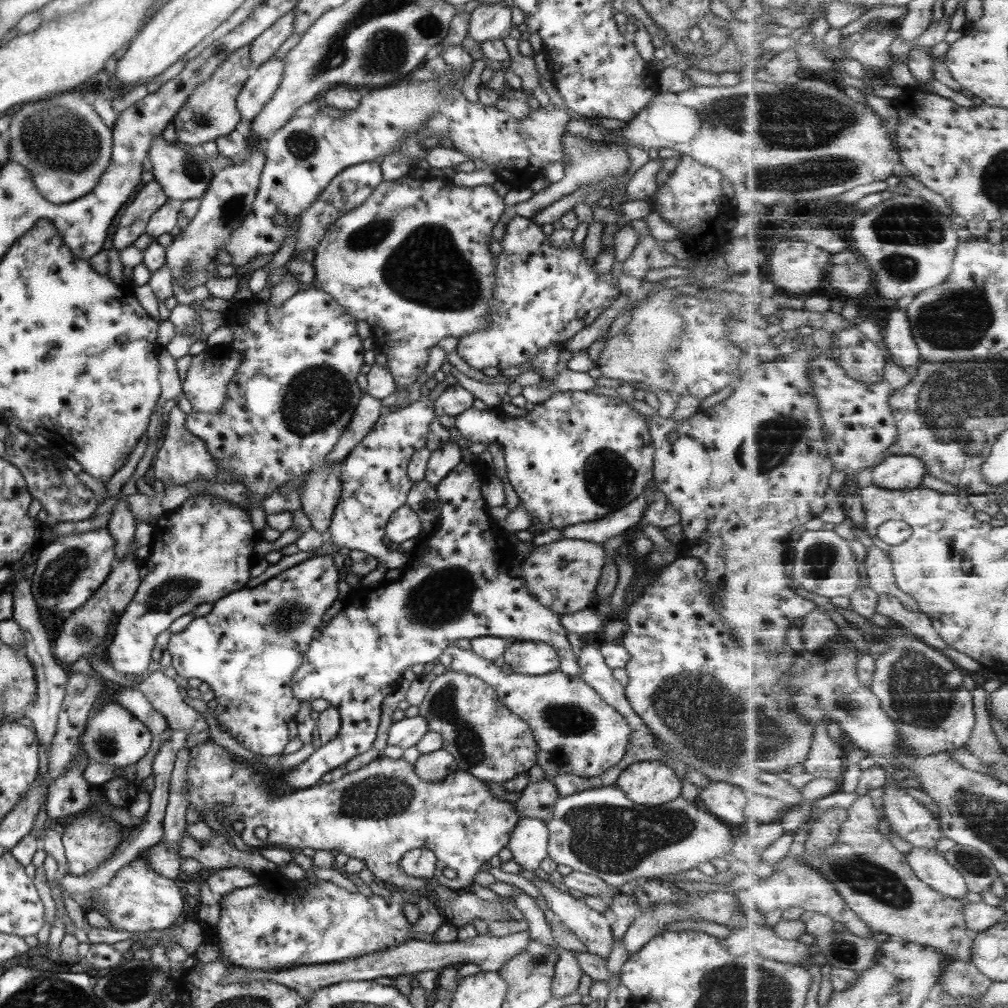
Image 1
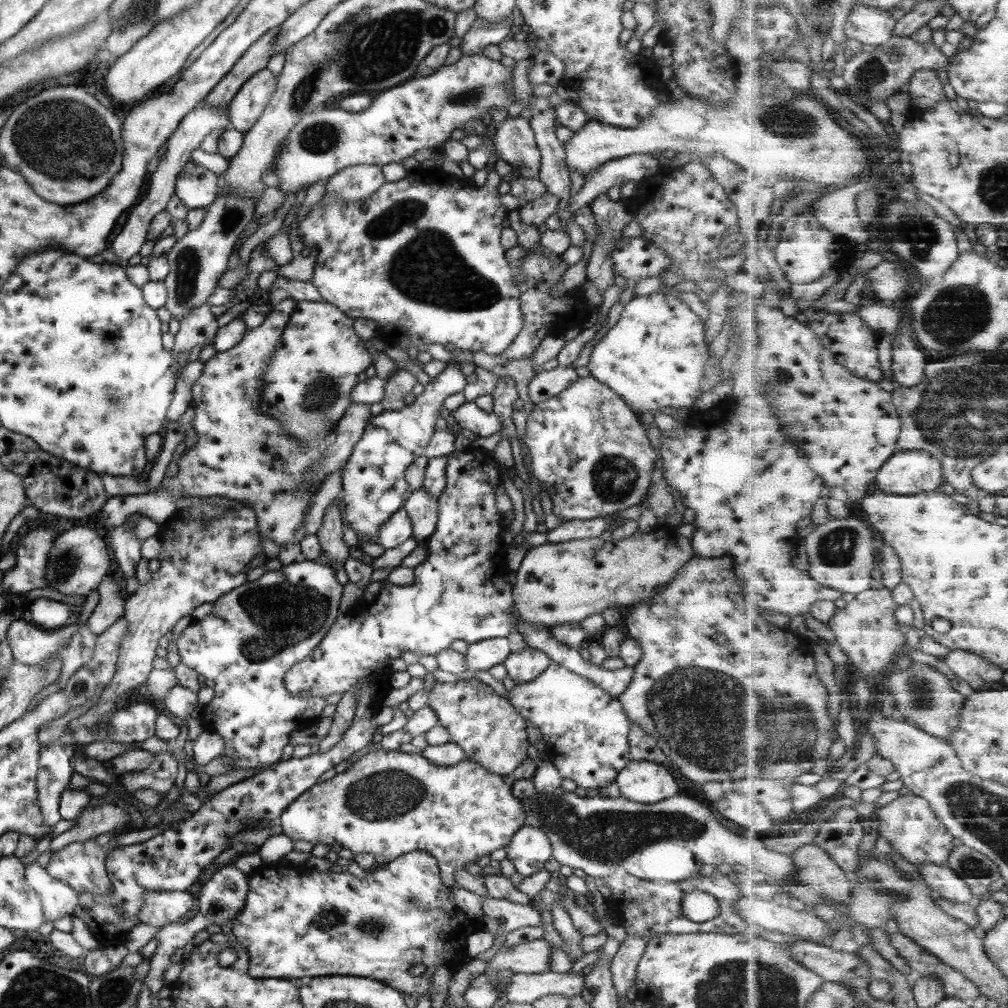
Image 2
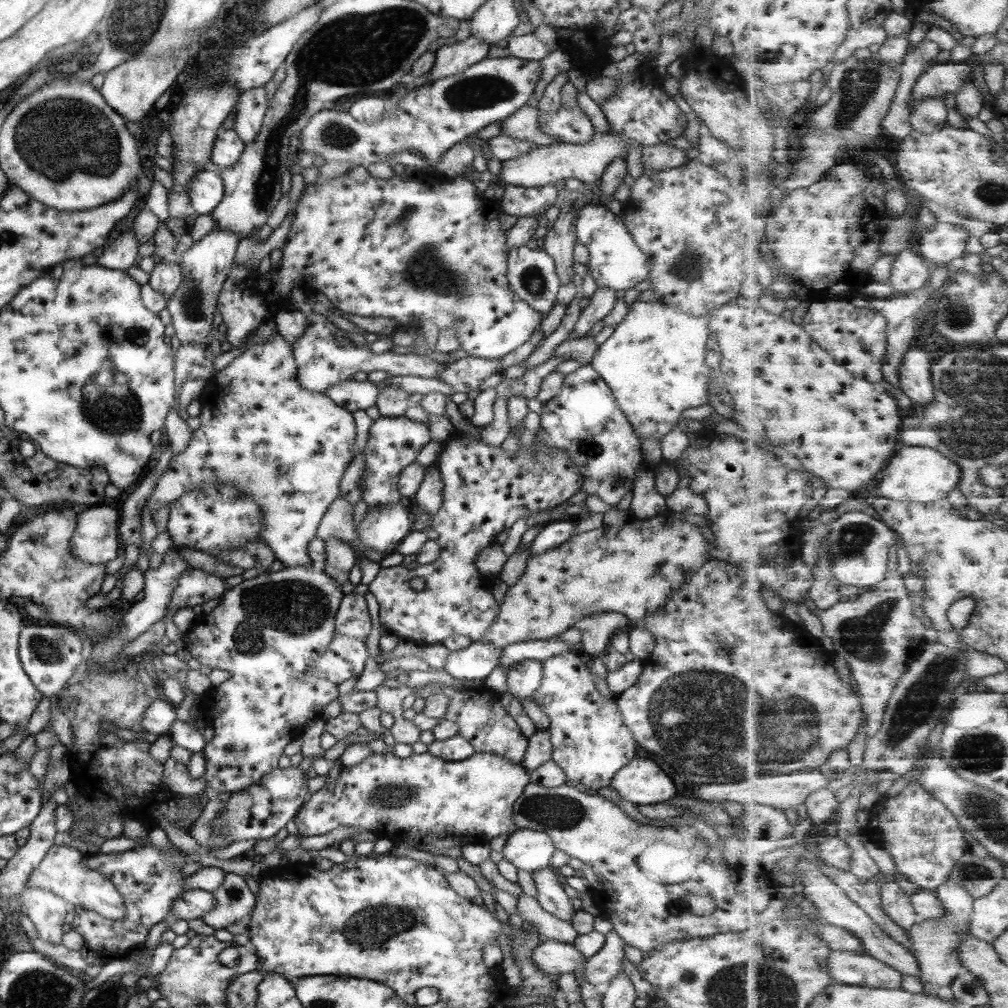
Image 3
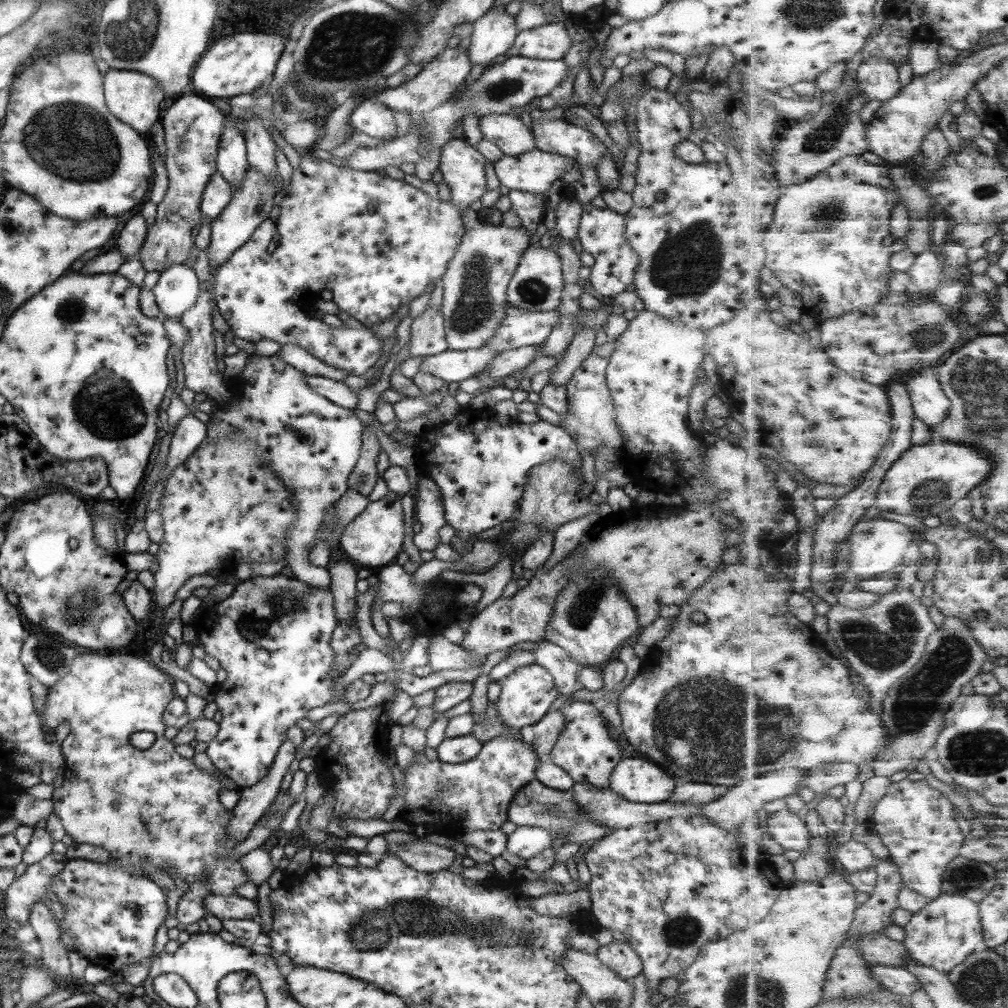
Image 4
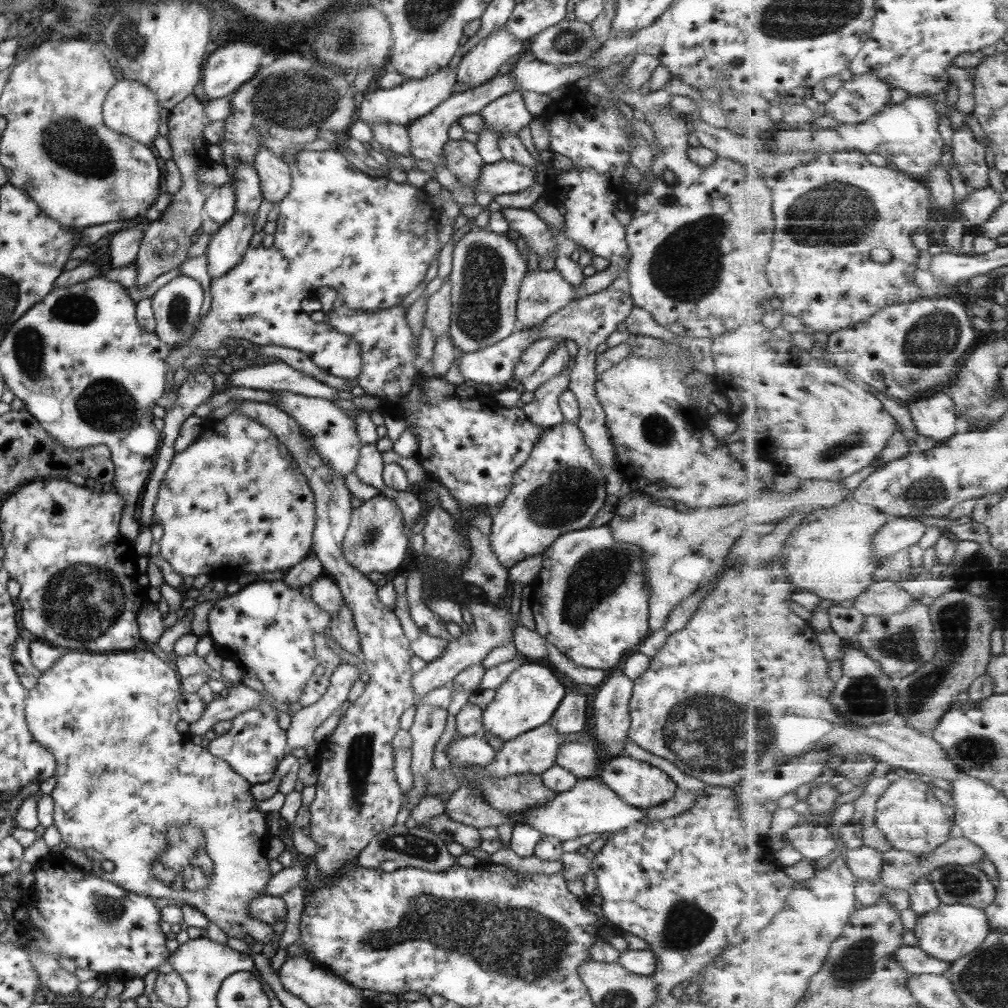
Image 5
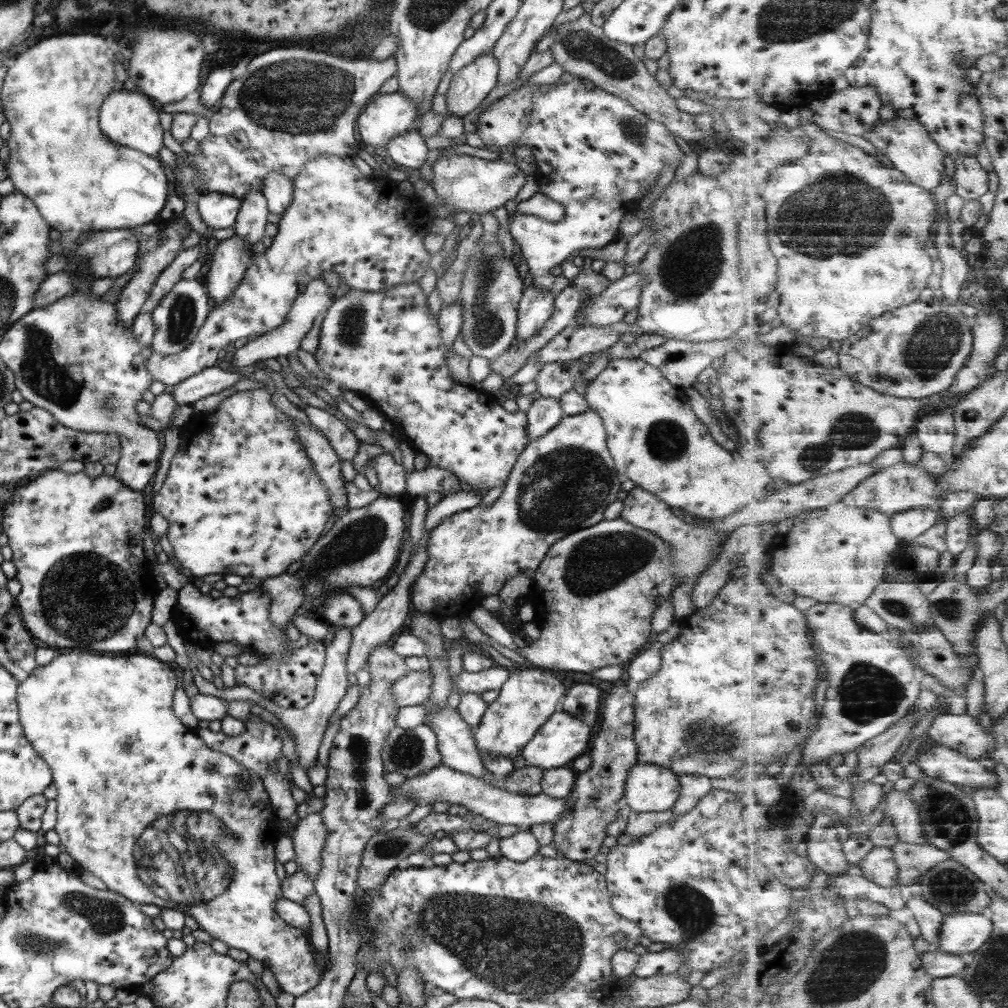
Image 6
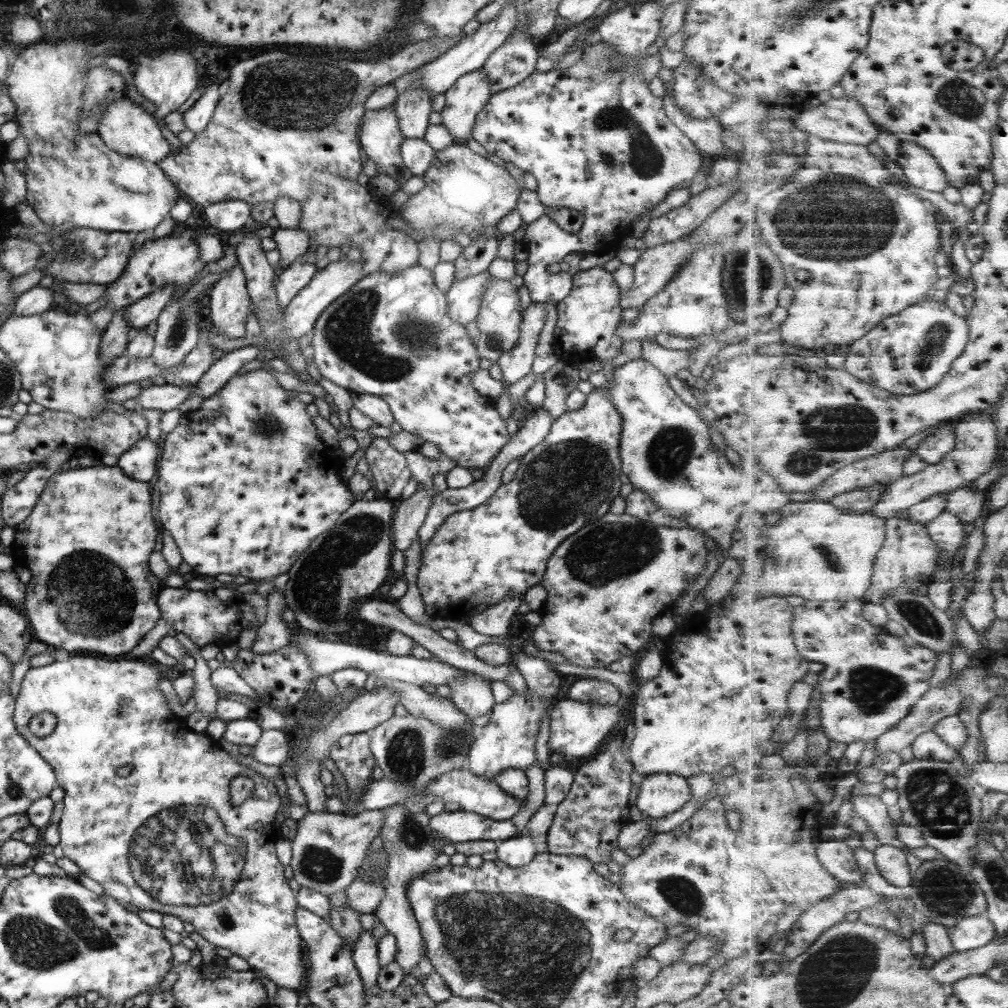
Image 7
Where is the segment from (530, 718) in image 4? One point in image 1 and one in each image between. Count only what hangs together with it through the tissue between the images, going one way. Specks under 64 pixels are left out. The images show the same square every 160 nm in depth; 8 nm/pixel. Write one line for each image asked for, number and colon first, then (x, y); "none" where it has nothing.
1: (531, 658)
2: (522, 666)
3: (523, 678)

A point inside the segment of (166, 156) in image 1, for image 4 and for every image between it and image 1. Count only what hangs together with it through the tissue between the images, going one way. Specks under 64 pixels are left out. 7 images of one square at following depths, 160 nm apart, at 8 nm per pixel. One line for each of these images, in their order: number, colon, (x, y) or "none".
2: (195, 186)
3: (205, 189)
4: (217, 191)

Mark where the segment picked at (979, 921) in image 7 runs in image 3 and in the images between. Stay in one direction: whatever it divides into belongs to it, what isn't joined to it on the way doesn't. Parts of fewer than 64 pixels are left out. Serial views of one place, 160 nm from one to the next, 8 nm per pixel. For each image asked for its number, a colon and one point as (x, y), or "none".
3: (935, 945)
4: (949, 929)
5: (952, 931)
6: (963, 934)

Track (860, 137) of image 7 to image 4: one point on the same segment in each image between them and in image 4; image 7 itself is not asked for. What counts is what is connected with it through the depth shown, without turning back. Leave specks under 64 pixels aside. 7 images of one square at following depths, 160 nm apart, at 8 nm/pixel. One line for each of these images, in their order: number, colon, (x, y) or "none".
4: (878, 78)
5: (861, 97)
6: (855, 110)

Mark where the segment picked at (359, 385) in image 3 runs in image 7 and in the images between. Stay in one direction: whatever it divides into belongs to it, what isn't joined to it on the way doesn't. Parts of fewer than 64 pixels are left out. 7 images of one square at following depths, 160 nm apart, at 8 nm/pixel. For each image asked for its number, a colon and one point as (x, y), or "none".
4: (337, 392)
5: (278, 376)
6: (211, 380)
7: (165, 397)

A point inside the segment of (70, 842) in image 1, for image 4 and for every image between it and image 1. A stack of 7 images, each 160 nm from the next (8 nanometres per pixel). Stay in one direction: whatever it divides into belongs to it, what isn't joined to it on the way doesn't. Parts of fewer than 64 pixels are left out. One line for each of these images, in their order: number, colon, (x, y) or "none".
2: (79, 865)
3: (62, 870)
4: (29, 887)

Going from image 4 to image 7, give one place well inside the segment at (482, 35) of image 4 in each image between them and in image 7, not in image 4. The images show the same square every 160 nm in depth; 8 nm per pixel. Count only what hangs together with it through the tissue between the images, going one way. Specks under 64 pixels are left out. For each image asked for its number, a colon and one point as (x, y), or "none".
5: (480, 63)
6: (468, 86)
7: (469, 93)

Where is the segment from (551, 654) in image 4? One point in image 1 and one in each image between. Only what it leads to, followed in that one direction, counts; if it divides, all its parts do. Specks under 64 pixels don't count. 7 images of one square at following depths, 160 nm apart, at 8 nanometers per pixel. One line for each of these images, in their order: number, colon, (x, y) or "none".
1: (560, 710)
2: (584, 729)
3: (589, 742)

